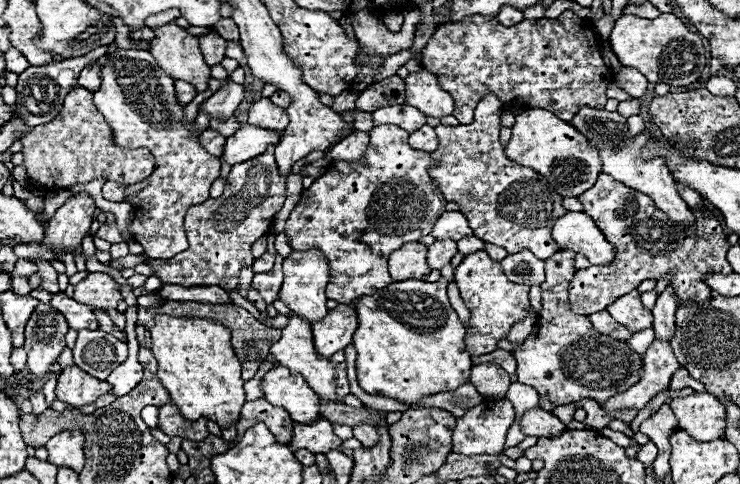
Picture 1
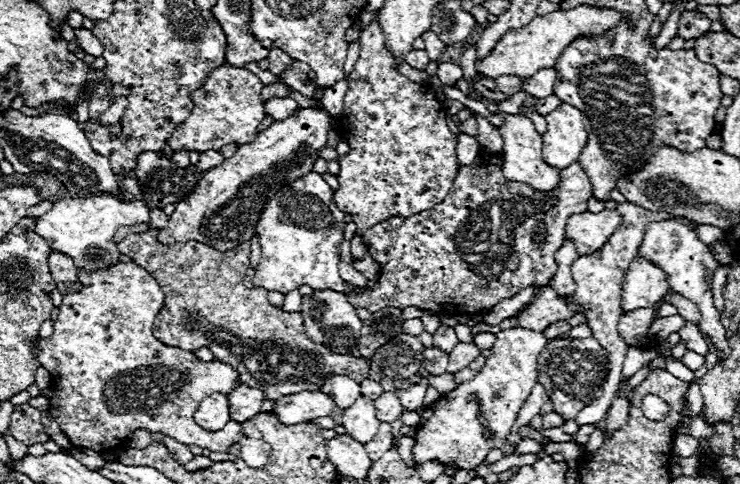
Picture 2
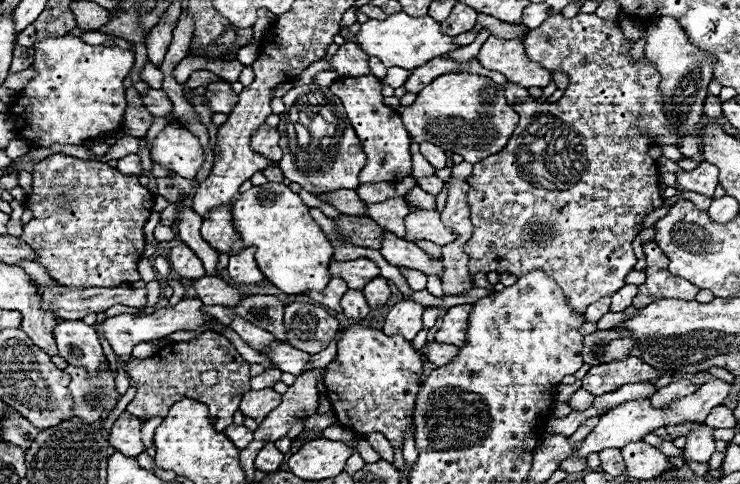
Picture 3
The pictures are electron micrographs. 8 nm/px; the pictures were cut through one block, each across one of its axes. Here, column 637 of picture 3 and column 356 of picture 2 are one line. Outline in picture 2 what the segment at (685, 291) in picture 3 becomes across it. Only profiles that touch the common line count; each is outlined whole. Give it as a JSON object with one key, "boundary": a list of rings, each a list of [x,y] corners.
{"boundary":[[[478,154],[472,166],[462,166],[454,180],[448,198],[428,212],[416,216],[392,216],[382,224],[376,224],[364,232],[362,240],[368,246],[372,258],[380,264],[378,288],[368,292],[360,288],[362,294],[348,294],[348,302],[356,308],[366,308],[370,312],[382,308],[406,308],[414,306],[420,310],[430,310],[438,314],[482,314],[482,310],[492,308],[504,298],[518,294],[528,286],[548,286],[556,274],[554,254],[564,242],[564,226],[572,214],[584,212],[586,202],[592,196],[592,184],[576,162],[560,170],[560,184],[550,192],[536,192],[528,184],[516,184],[504,178],[500,154]]]}

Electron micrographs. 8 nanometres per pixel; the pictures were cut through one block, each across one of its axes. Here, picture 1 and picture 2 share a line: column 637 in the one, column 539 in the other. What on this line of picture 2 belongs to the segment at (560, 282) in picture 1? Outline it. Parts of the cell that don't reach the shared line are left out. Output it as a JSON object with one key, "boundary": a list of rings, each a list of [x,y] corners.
{"boundary":[[[554,338],[544,346],[538,358],[538,382],[546,388],[554,412],[564,420],[574,420],[578,412],[594,398],[602,396],[602,386],[608,376],[608,352],[590,338]]]}

